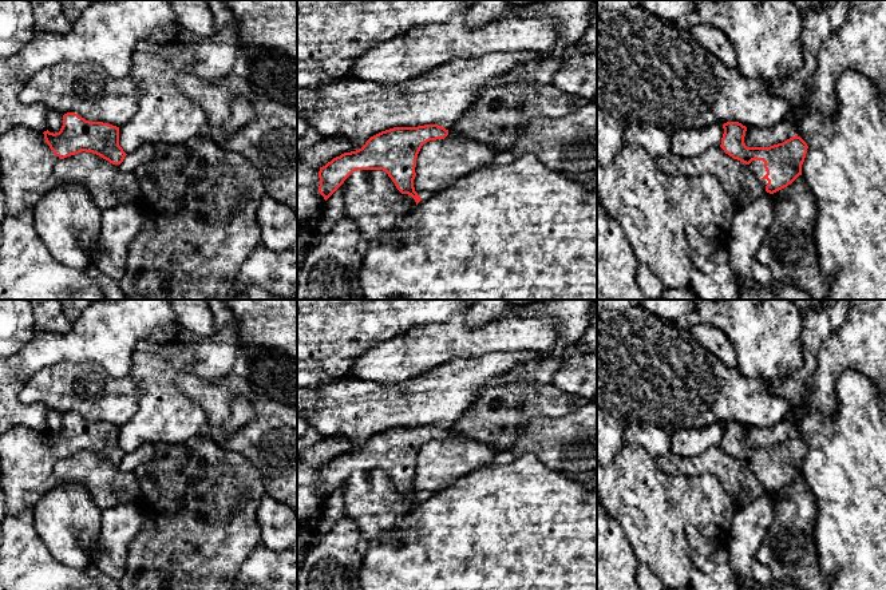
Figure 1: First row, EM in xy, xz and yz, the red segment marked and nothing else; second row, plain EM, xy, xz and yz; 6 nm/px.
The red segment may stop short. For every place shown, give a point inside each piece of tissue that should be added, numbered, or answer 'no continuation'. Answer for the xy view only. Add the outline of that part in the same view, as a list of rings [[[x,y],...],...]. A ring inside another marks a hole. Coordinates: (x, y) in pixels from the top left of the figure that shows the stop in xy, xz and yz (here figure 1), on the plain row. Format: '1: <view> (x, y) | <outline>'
1: xy (145, 452) | [[[143,443],[134,452],[127,454],[120,464],[120,470],[135,470],[139,464],[150,462],[154,456],[154,444]]]

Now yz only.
1: yz (755, 466) | [[[752,460],[749,464],[749,470],[755,474],[755,476],[764,484],[767,486],[768,480],[764,479],[763,476],[767,474],[764,468],[764,462],[763,460]]]

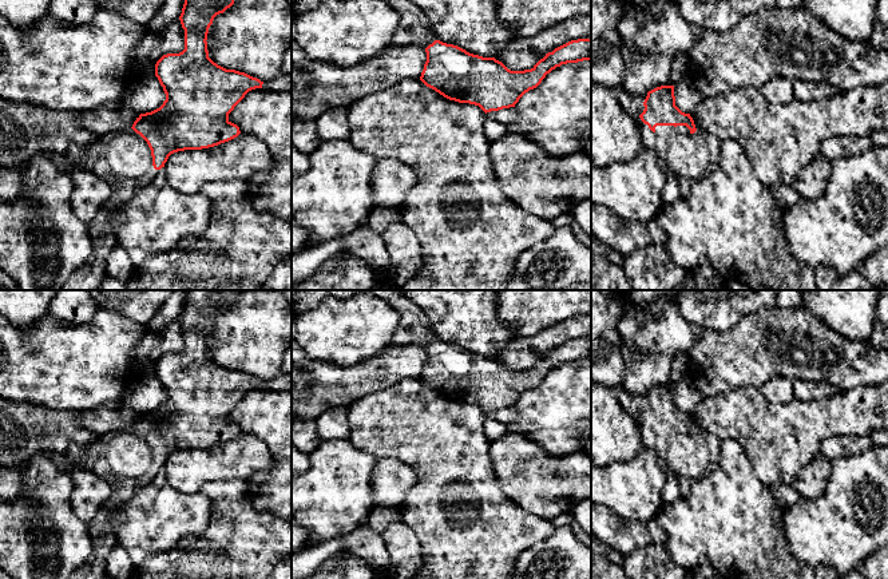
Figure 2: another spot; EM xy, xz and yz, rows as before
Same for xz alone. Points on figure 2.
1: xz (413, 326) | [[[369,290],[386,301],[400,313],[399,325],[392,336],[391,345],[419,345],[427,348],[436,340],[432,325],[423,309],[405,298],[400,290]]]

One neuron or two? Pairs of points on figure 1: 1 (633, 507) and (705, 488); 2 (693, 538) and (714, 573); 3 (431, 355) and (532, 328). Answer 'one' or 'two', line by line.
1: one
2: one
3: one

